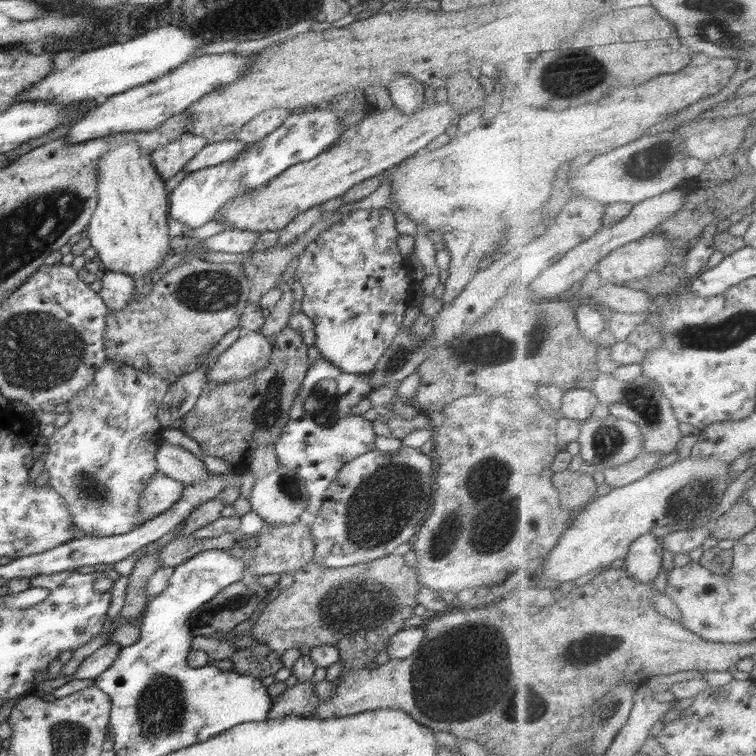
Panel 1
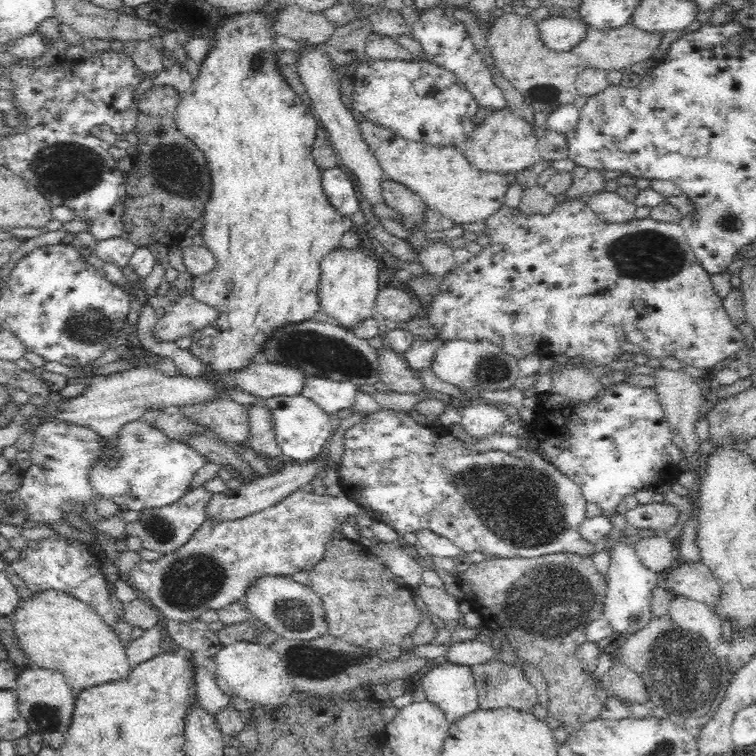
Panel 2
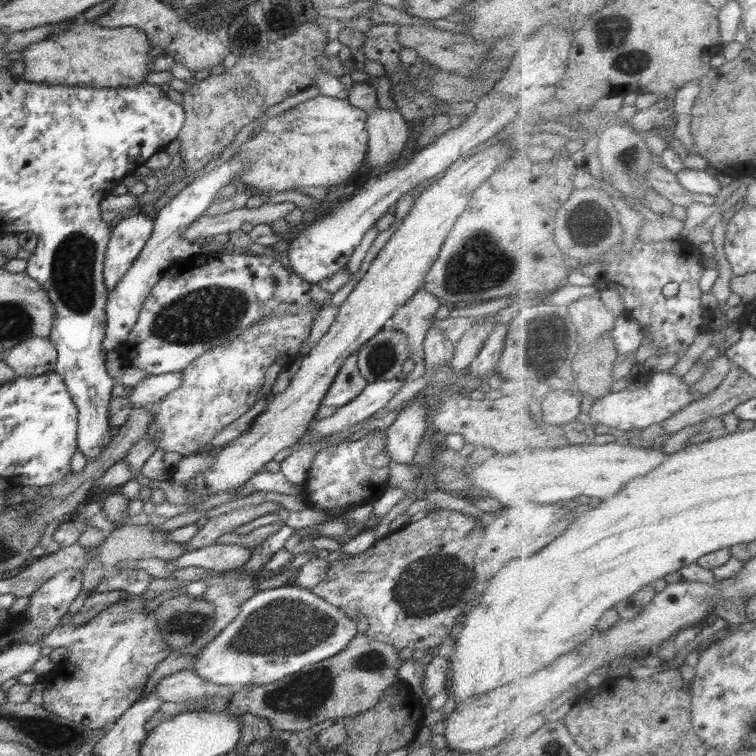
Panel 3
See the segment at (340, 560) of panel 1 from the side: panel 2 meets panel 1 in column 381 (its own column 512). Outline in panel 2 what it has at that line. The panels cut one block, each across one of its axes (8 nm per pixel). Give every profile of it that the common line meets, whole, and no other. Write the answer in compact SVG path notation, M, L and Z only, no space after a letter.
M381 407L380 410L364 415L364 418L350 427L344 435L344 453L341 456L339 466L340 485L342 494L348 495L352 501L356 501L363 507L373 521L383 522L392 527L400 535L416 533L418 530L430 530L438 536L444 536L459 546L464 553L480 552L492 558L537 558L548 554L570 553L580 557L593 557L594 548L579 534L581 523L586 517L586 499L582 497L580 487L572 482L571 478L564 476L555 466L544 460L538 453L529 449L518 448L512 452L502 450L488 450L486 452L474 452L464 447L464 440L451 435L450 427L435 423L435 427L424 426L417 423L410 415L396 410Z

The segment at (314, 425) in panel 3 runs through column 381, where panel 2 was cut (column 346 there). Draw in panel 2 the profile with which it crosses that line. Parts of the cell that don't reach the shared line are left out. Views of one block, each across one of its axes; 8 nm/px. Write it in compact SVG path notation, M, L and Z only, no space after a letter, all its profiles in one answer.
M309 376L301 395L312 400L324 412L334 414L344 409L354 410L356 392L356 385L352 381L338 382L321 376Z

